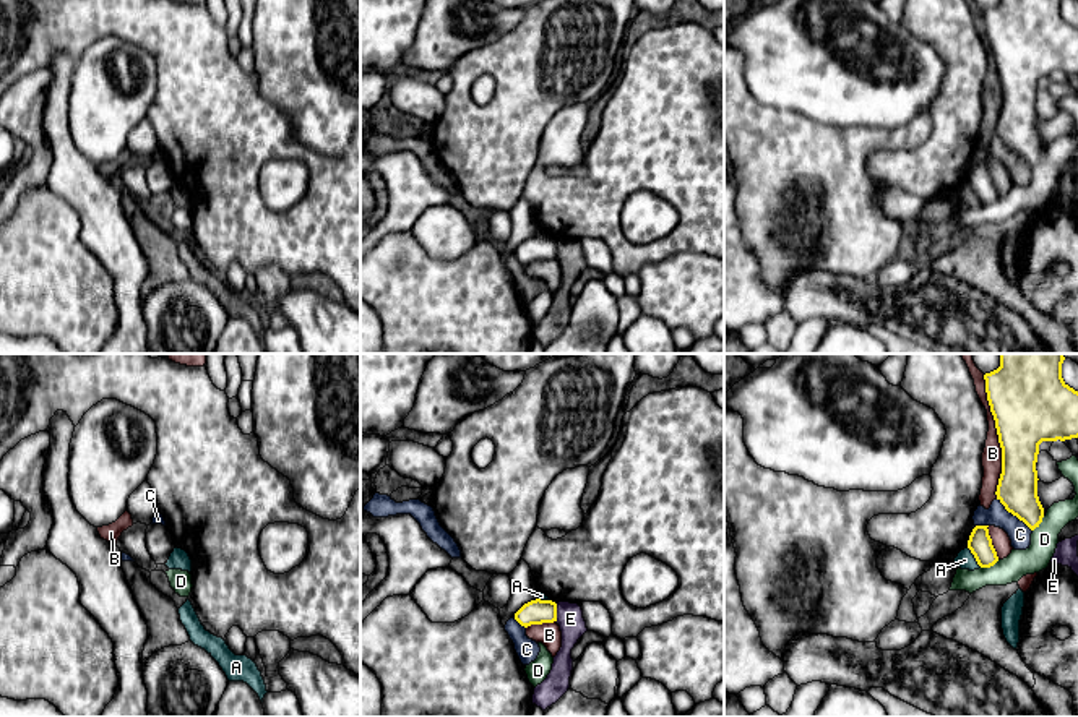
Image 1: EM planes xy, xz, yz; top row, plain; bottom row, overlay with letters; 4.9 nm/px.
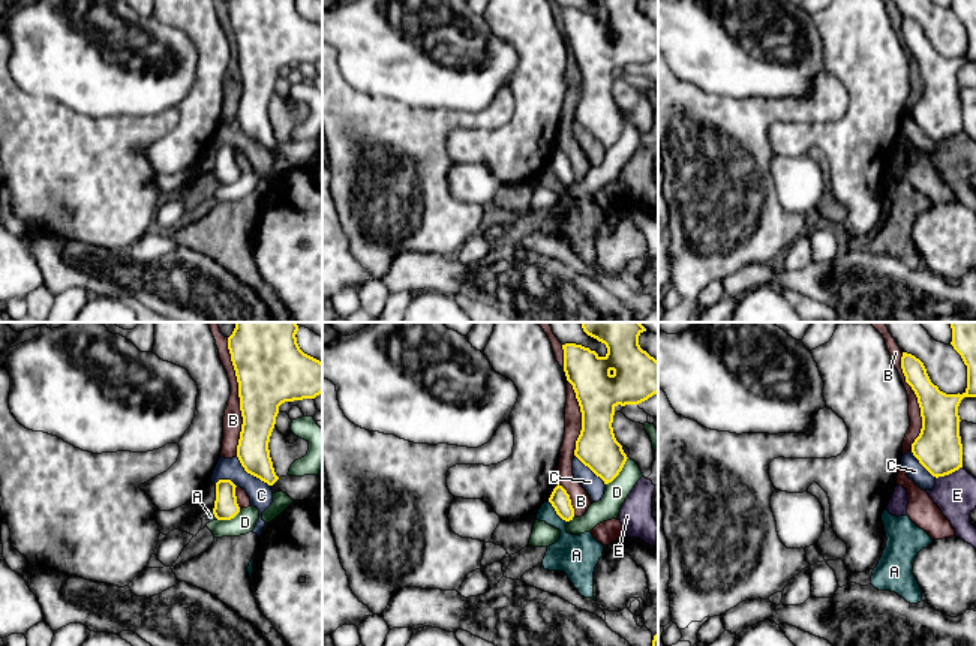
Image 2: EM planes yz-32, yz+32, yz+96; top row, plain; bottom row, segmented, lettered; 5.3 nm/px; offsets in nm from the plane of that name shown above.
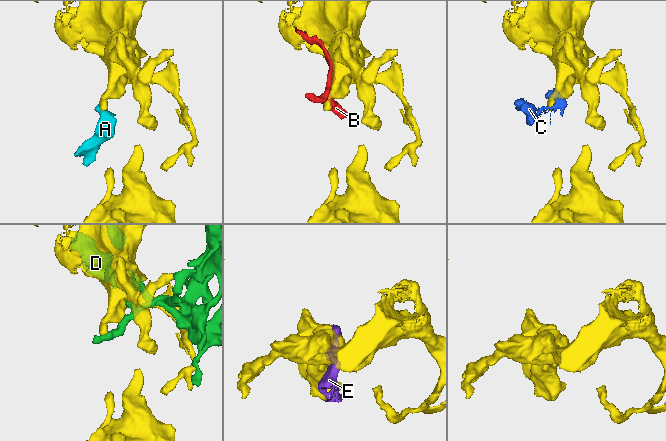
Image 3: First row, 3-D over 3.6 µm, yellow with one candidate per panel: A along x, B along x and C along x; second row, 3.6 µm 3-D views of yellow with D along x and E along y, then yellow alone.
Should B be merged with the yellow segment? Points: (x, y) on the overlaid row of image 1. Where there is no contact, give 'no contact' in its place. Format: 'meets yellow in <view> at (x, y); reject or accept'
meets yellow in yz at (999, 437); reject

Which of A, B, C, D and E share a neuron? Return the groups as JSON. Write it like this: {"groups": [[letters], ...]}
{"groups": [["A"], ["B"], ["C"], ["D"], ["E"]]}

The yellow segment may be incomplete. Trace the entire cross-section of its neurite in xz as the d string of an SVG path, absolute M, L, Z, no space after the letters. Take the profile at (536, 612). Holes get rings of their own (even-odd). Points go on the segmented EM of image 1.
M541 599L531 600L515 613L515 620L524 628L531 625L554 623L557 621L557 603Z

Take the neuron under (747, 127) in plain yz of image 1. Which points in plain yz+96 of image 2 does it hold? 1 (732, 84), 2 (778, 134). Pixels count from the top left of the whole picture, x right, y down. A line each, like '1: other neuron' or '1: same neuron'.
1: other neuron
2: other neuron

